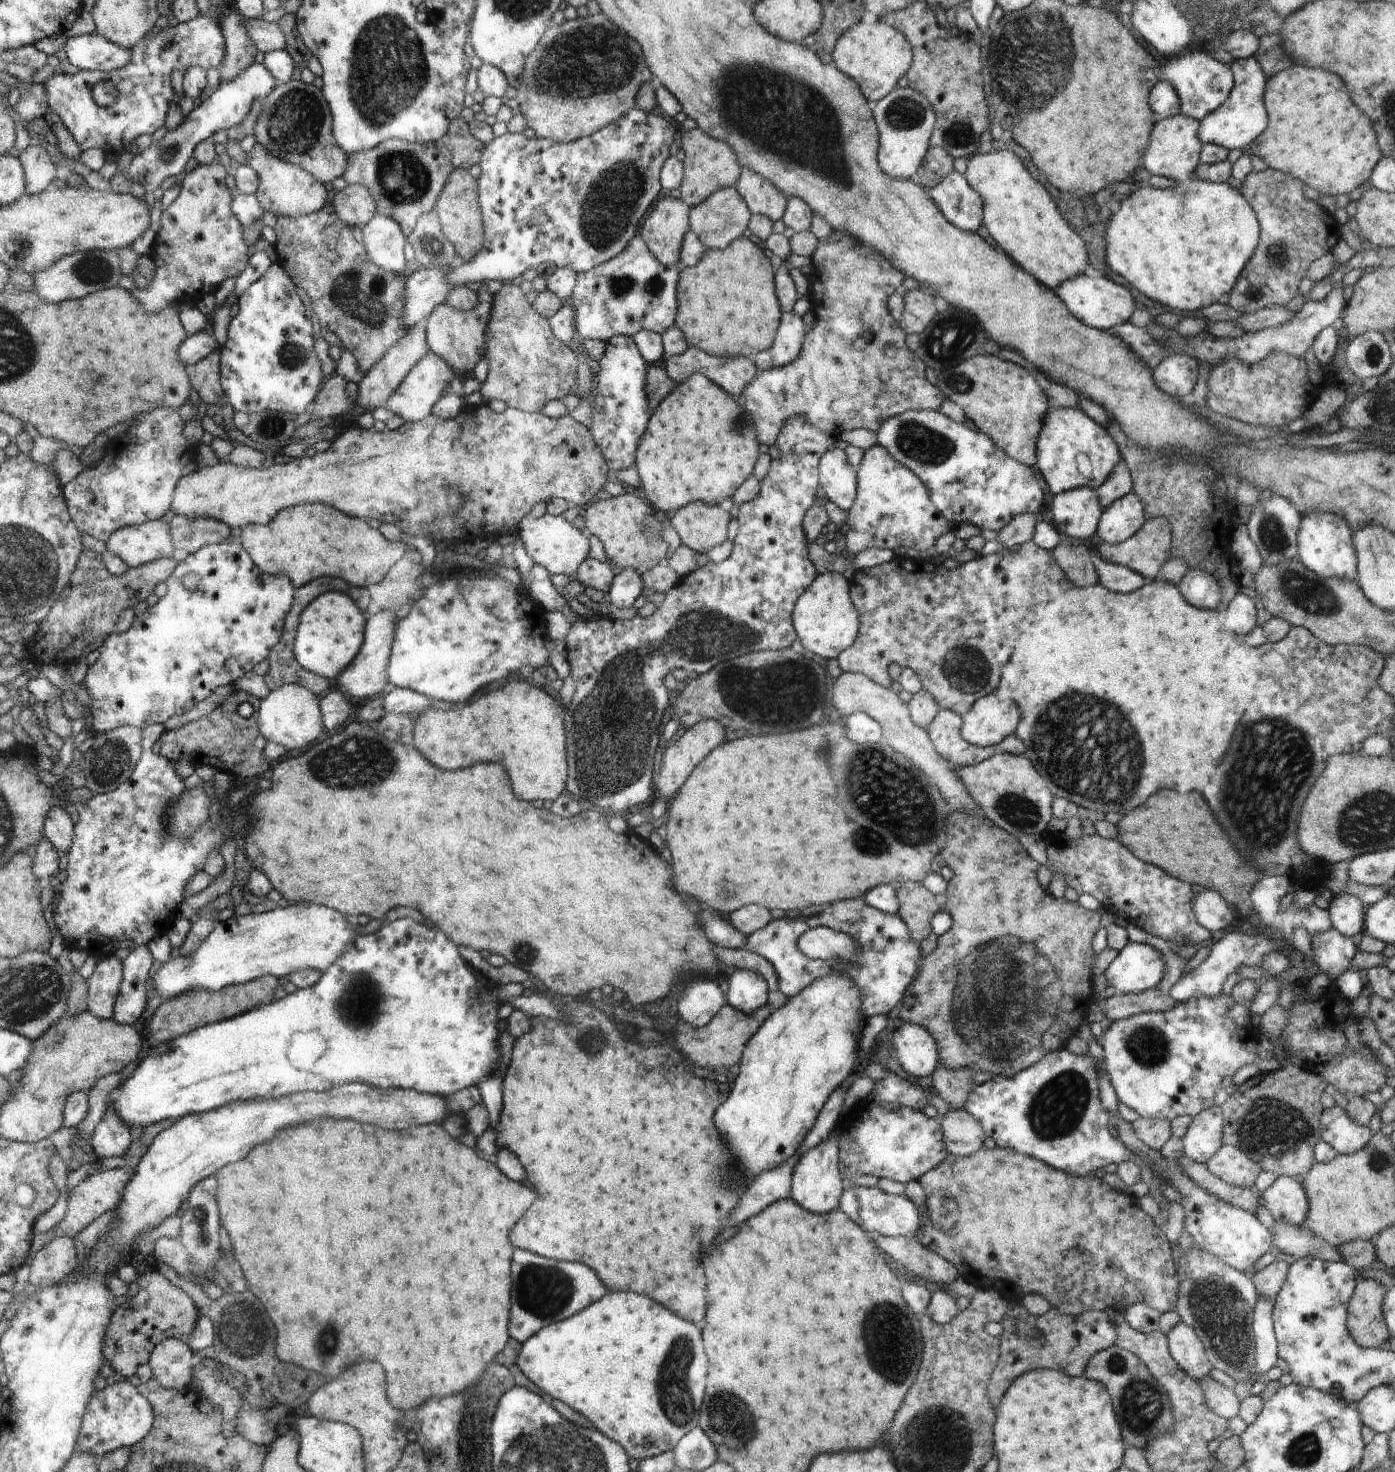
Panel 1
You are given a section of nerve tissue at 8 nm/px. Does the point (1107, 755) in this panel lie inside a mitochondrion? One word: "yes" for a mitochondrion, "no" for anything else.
yes

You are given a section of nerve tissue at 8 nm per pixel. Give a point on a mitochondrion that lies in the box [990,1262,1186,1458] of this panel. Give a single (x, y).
(1141, 1406)

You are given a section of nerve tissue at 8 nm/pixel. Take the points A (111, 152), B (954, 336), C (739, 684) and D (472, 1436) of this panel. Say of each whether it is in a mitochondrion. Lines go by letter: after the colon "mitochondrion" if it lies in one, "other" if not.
A: other
B: mitochondrion
C: mitochondrion
D: mitochondrion

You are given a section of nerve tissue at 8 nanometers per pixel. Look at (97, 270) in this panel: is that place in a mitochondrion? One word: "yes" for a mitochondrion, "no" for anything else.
yes

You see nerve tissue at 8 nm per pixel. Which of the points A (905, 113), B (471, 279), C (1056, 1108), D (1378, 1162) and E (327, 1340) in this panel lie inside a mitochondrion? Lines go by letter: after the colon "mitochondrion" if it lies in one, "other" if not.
A: mitochondrion
B: other
C: mitochondrion
D: mitochondrion
E: mitochondrion

